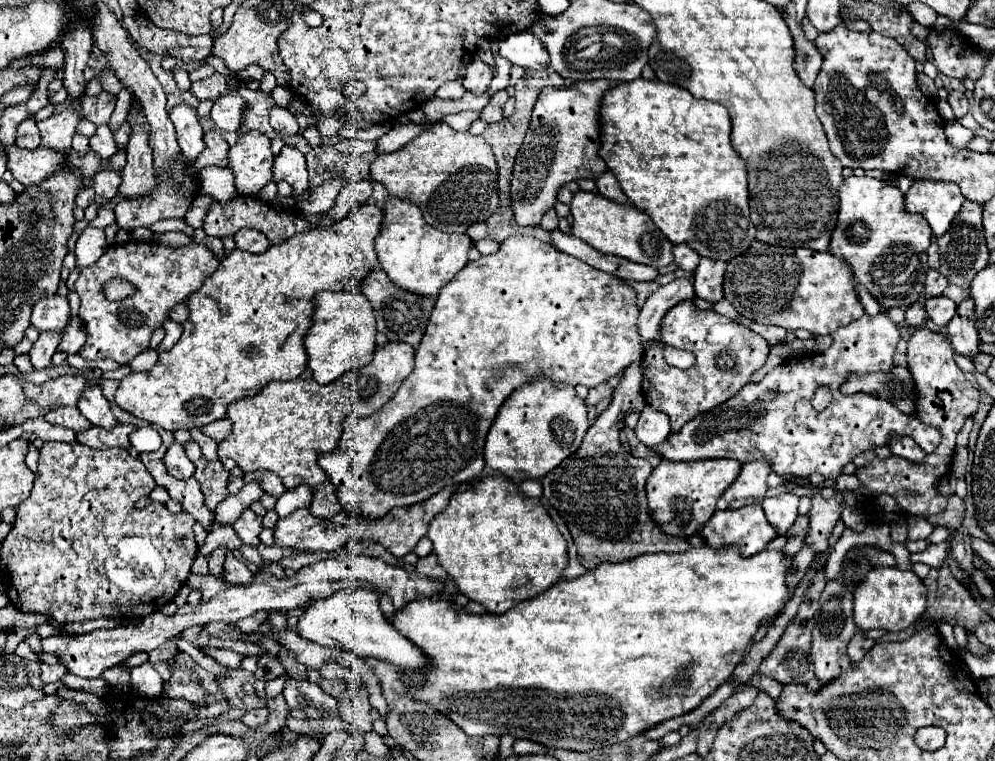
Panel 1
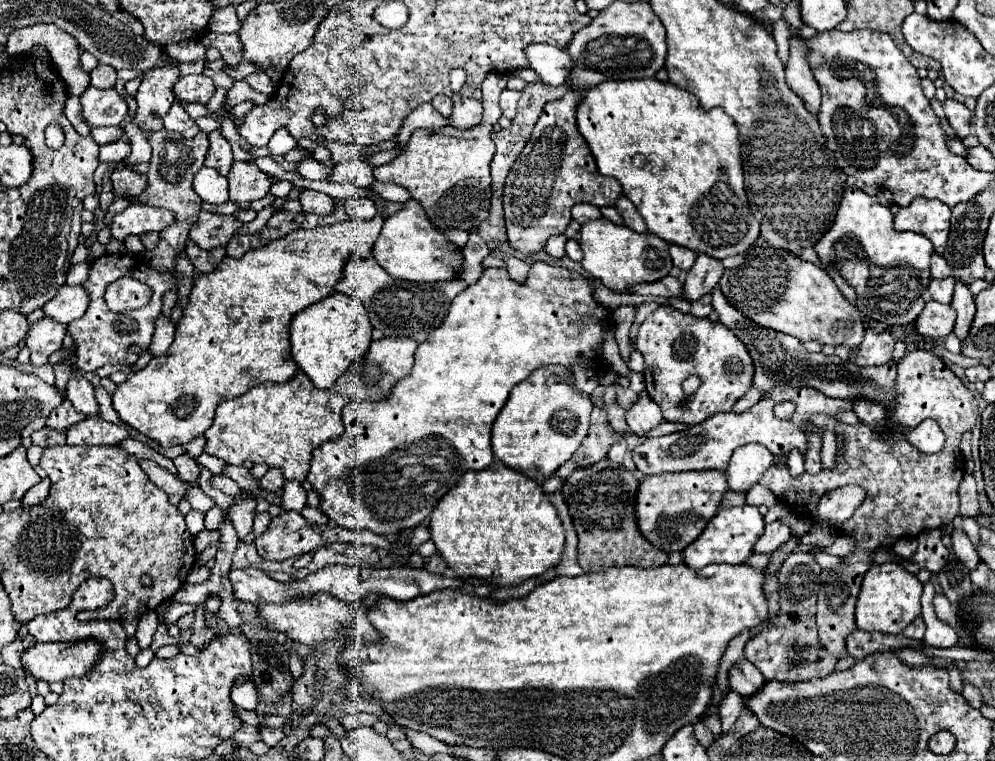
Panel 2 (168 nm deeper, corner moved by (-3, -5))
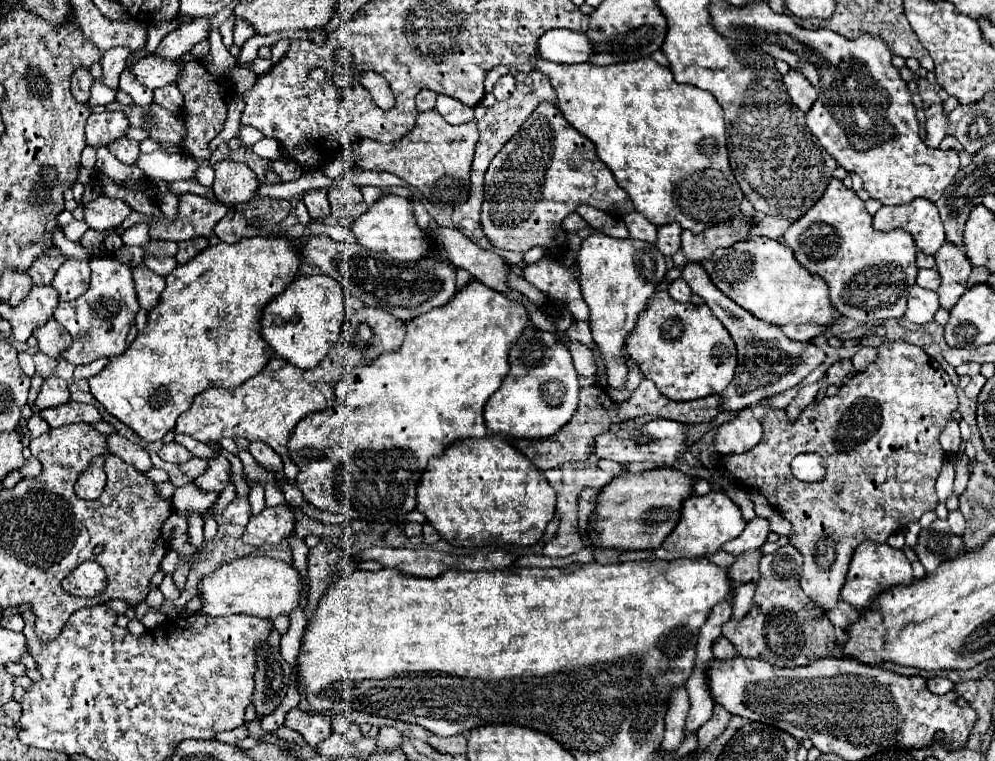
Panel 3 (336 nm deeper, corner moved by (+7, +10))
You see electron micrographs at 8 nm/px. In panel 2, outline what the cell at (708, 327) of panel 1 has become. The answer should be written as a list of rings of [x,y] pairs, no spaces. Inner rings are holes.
[[[660,306],[640,324],[636,348],[644,354],[644,362],[646,362],[646,370],[644,370],[646,392],[660,406],[664,420],[668,420],[668,422],[698,424],[698,422],[706,420],[708,416],[714,416],[716,412],[730,412],[732,406],[736,404],[736,400],[752,388],[752,380],[754,380],[752,358],[748,356],[748,350],[744,348],[744,344],[740,344],[740,340],[734,336],[734,332],[728,326],[724,326],[722,322],[710,322],[708,318],[684,314],[672,306]],[[692,374],[700,376],[700,386],[692,396],[688,396],[688,404],[686,404],[686,394],[682,390],[682,382]],[[680,404],[686,404],[686,410],[678,410]]]

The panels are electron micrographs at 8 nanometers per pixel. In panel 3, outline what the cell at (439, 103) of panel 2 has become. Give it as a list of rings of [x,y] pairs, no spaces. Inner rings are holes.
[[[424,89],[424,91],[420,91],[418,93],[418,97],[416,97],[416,109],[422,113],[422,111],[430,111],[430,109],[434,109],[434,105],[436,105],[436,93],[434,91],[428,91],[428,89]]]

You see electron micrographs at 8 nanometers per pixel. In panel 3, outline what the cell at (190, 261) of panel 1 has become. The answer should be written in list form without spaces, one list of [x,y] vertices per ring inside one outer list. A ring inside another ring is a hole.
[[[106,255],[106,257],[94,257],[90,259],[92,265],[92,281],[90,287],[84,295],[80,295],[74,301],[60,301],[58,307],[54,309],[54,319],[74,337],[70,349],[66,349],[66,353],[62,353],[62,359],[66,363],[72,365],[88,365],[100,357],[118,357],[126,351],[126,337],[130,327],[134,325],[134,317],[138,313],[138,299],[134,293],[134,279],[132,279],[132,269],[124,263],[120,263],[114,255]]]

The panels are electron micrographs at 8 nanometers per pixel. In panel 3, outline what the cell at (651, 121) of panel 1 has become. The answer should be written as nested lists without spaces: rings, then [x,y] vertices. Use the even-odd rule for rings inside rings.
[[[652,57],[634,59],[618,65],[558,65],[546,59],[538,61],[538,69],[550,77],[558,95],[558,109],[564,119],[594,141],[598,157],[612,169],[618,185],[630,195],[634,209],[652,225],[680,223],[682,229],[702,233],[710,225],[724,223],[740,213],[742,191],[732,175],[722,107],[712,93],[692,85],[678,85],[668,67],[658,65]]]

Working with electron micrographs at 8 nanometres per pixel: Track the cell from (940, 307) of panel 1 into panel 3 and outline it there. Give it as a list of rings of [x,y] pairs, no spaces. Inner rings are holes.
[[[914,285],[908,295],[908,309],[906,309],[904,317],[916,325],[926,325],[934,319],[934,313],[938,307],[940,307],[940,303],[938,303],[938,295],[934,291]]]

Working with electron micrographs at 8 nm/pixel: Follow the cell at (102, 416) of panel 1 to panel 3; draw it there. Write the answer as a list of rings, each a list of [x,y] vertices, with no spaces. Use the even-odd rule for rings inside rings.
[[[50,317],[50,321],[46,321],[46,325],[34,329],[32,335],[36,337],[40,351],[52,359],[56,359],[72,343],[70,333],[66,333],[66,329],[62,329],[62,325],[58,325],[58,321],[54,321],[54,317]]]

